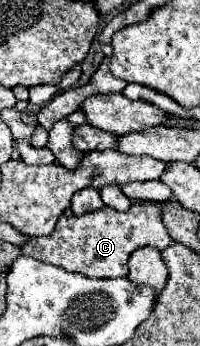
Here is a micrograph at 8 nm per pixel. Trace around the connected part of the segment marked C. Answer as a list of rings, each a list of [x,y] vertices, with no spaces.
[[[137,202],[127,212],[117,212],[105,206],[99,212],[89,212],[83,216],[59,216],[51,236],[29,238],[21,252],[89,278],[121,278],[129,274],[127,258],[133,250],[143,246],[163,250],[173,242],[167,226],[163,224],[161,210],[161,202]]]

